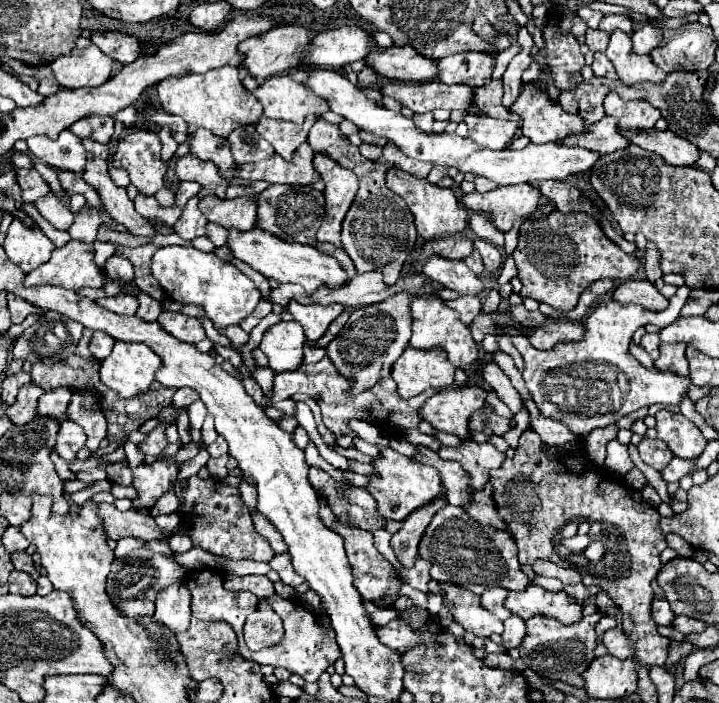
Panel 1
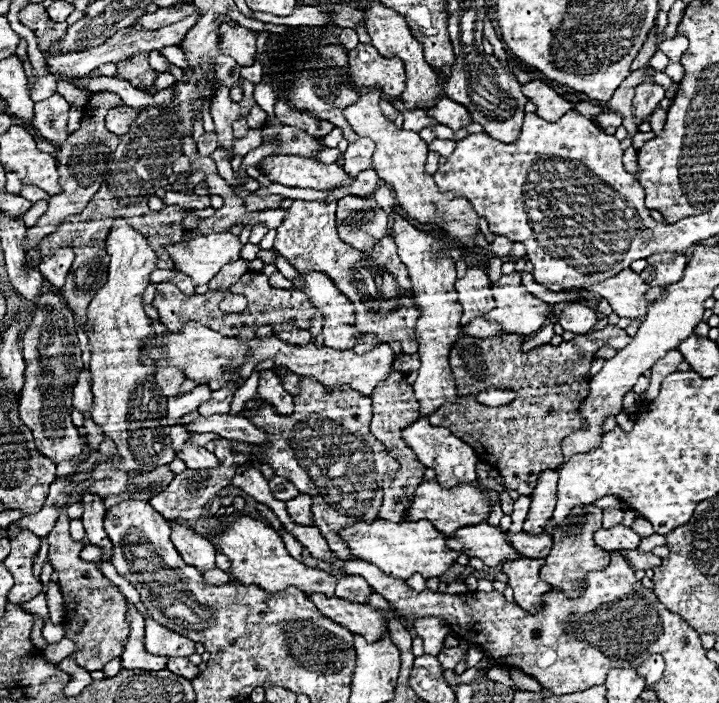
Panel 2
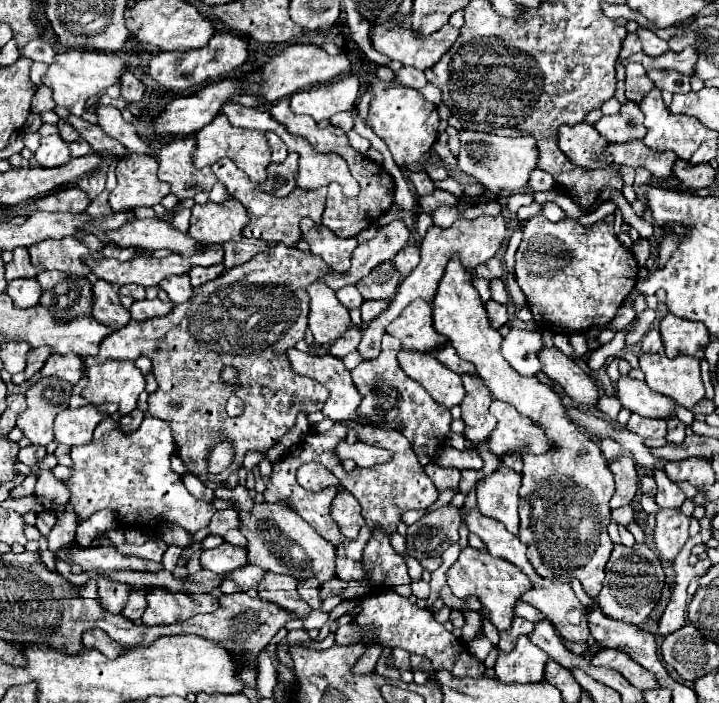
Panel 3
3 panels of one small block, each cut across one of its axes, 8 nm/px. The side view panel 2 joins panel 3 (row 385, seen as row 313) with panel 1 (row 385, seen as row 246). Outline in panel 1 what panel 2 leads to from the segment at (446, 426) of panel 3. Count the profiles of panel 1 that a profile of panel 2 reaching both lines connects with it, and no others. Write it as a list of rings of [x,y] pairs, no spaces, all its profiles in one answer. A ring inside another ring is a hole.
[[[324,356],[320,362],[316,364],[308,364],[308,366],[302,366],[300,370],[294,370],[294,372],[282,372],[282,374],[276,374],[274,376],[274,396],[270,398],[272,404],[284,400],[284,398],[292,398],[294,394],[306,394],[310,398],[316,398],[320,410],[322,410],[322,418],[324,420],[330,420],[330,432],[334,434],[336,438],[336,444],[342,446],[342,448],[352,448],[354,446],[354,438],[356,434],[350,430],[348,426],[348,420],[364,420],[368,424],[374,424],[374,426],[382,426],[382,424],[388,424],[396,430],[408,430],[408,428],[416,428],[418,422],[420,422],[420,416],[418,416],[418,410],[420,406],[432,396],[436,394],[438,390],[430,388],[430,390],[424,390],[418,398],[410,398],[410,400],[404,400],[398,396],[396,392],[396,382],[392,376],[388,378],[382,378],[376,382],[376,386],[372,386],[370,390],[364,390],[362,394],[358,396],[348,396],[346,392],[350,390],[350,380],[344,378],[338,370],[334,370],[334,364],[330,362],[328,356]]]

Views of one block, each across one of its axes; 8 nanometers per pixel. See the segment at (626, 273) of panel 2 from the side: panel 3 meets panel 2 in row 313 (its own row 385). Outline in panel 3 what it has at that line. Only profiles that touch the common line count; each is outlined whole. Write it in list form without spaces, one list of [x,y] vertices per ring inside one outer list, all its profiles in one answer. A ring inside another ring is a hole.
[[[628,374],[620,376],[616,382],[618,400],[630,412],[636,412],[646,418],[670,418],[674,416],[674,400],[658,394],[646,386],[646,382],[630,378]]]

